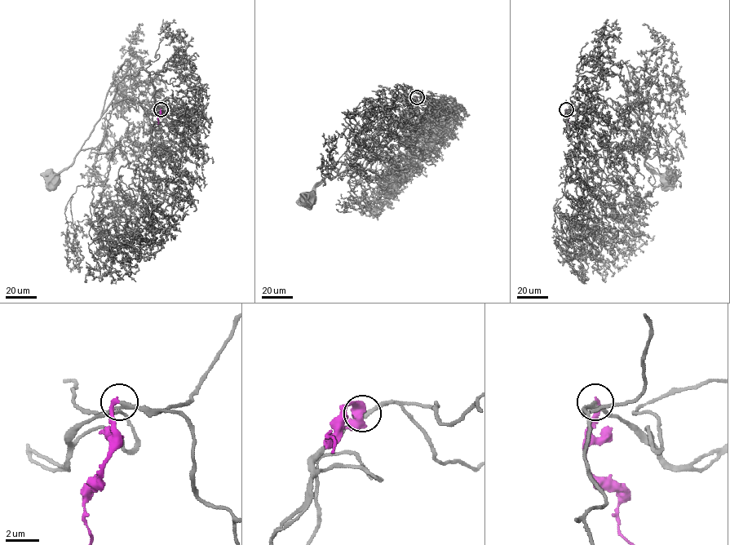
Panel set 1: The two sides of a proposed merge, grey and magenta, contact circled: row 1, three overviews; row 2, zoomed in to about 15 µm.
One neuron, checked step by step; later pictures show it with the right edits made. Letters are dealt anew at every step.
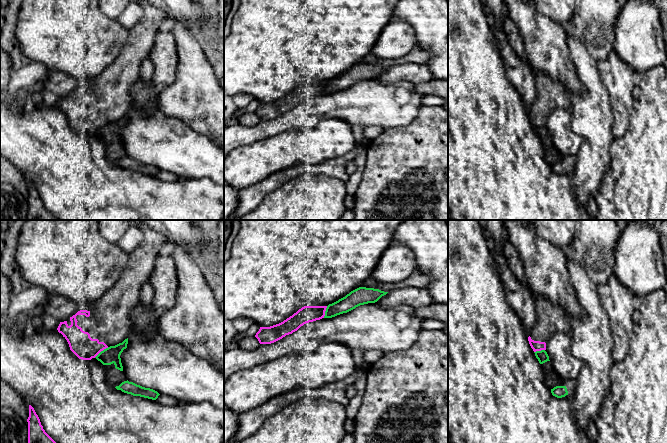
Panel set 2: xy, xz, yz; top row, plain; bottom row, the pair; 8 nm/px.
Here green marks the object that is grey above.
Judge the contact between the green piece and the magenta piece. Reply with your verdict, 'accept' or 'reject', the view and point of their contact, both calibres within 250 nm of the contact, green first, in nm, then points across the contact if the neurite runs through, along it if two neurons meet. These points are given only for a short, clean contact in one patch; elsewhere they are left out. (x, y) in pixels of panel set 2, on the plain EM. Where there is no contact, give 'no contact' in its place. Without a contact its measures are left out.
reject; meets green in xy at (101, 127); 140 nm thick on the green side, 190 nm on the other; border along xy (108, 123), (101, 126), (94, 133)

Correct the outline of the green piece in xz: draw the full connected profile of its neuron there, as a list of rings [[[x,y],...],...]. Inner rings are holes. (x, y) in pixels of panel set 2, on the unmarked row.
[[[359,63],[338,77],[329,80],[324,94],[332,94],[347,89],[360,81],[375,79],[387,69],[379,65]]]

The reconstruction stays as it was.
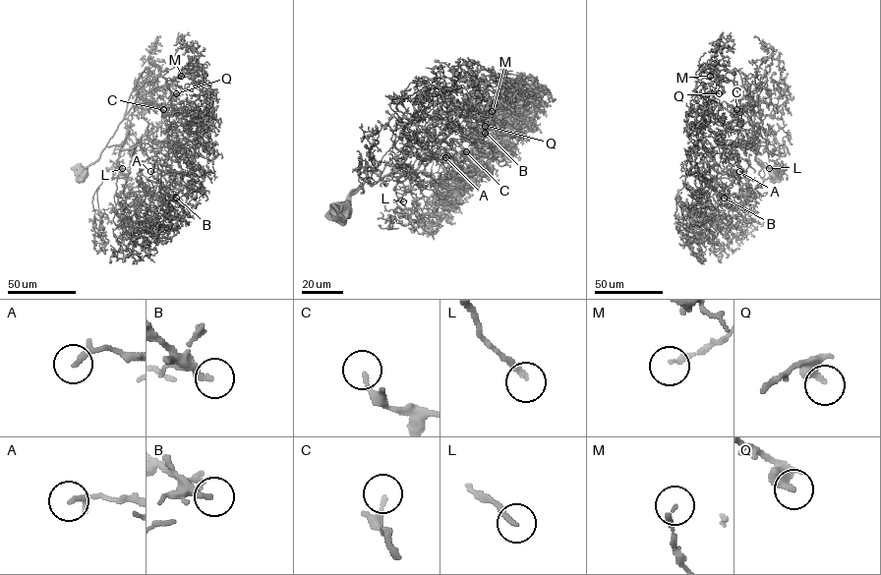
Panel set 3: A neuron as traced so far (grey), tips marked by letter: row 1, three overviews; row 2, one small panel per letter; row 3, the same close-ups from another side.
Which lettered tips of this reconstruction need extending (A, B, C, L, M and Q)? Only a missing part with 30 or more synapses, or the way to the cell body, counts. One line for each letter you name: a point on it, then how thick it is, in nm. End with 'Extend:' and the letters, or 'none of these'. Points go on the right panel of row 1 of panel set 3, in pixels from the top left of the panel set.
L: (769, 168) | 170 nm
Q: (719, 93) | 320 nm
Extend: L, Q

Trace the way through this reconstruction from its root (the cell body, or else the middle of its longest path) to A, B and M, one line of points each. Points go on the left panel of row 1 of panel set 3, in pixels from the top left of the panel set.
A: (85, 172), (106, 146), (129, 149), (142, 143), (137, 140), (136, 144), (149, 143), (162, 164), (150, 171)
B: (85, 172), (106, 146), (127, 149), (139, 145), (147, 162), (153, 164), (155, 160), (152, 177), (176, 198)
M: (85, 172), (99, 156), (142, 85), (159, 76), (173, 80), (191, 60), (196, 63), (181, 76)

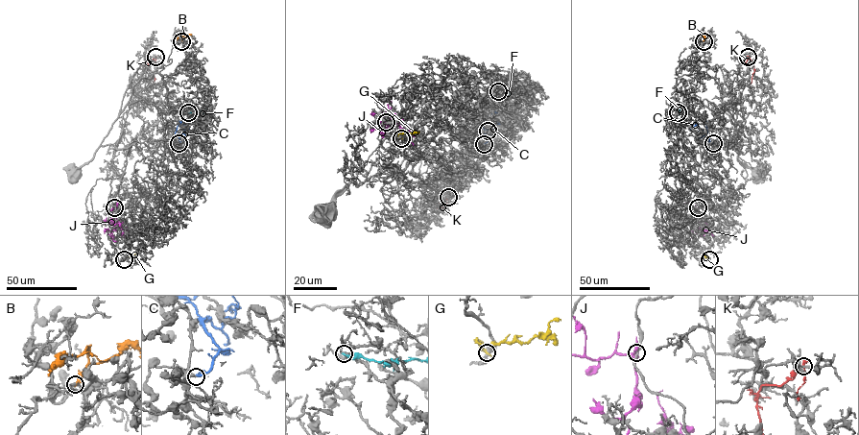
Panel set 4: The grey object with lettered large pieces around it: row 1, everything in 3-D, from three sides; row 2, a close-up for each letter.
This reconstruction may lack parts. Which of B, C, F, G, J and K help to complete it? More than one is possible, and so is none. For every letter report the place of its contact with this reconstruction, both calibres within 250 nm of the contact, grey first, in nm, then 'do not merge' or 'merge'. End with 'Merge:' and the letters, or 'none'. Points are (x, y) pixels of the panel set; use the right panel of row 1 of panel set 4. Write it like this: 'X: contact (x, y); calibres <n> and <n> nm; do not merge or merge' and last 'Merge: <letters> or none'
B: contact (703, 41); calibres 200 and 240 nm; do not merge
C: contact (713, 143); calibres 400 and 240 nm; do not merge
F: contact (678, 112); calibres 190 and 200 nm; do not merge
G: contact (709, 259); calibres 400 and 340 nm; do not merge
J: contact (698, 207); calibres 170 and 340 nm; do not merge
K: contact (748, 57); calibres 200 and 190 nm; do not merge
Merge: none

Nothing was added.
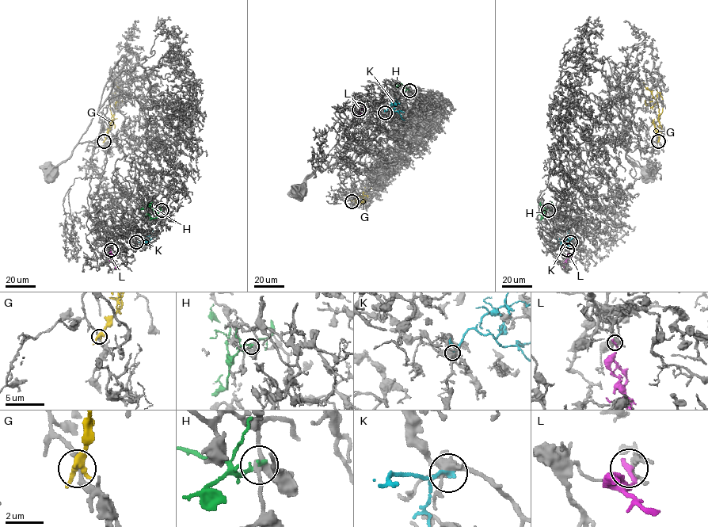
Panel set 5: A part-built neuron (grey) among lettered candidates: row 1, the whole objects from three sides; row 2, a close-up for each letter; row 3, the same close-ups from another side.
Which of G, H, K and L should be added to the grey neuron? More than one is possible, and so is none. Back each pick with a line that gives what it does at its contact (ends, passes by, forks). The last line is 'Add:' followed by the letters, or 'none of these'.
Add: none of these

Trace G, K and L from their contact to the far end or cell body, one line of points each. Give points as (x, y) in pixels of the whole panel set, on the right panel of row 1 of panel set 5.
G: (658, 141), (661, 127), (658, 118), (658, 104), (643, 82)
K: (570, 242), (565, 242), (569, 241), (567, 229)
L: (566, 250), (568, 258), (563, 263), (563, 268)

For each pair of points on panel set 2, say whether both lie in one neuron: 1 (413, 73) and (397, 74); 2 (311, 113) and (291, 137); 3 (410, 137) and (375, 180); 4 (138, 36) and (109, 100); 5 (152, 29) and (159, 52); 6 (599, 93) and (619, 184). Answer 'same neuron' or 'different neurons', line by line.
1: same neuron
2: different neurons
3: same neuron
4: same neuron
5: different neurons
6: different neurons

